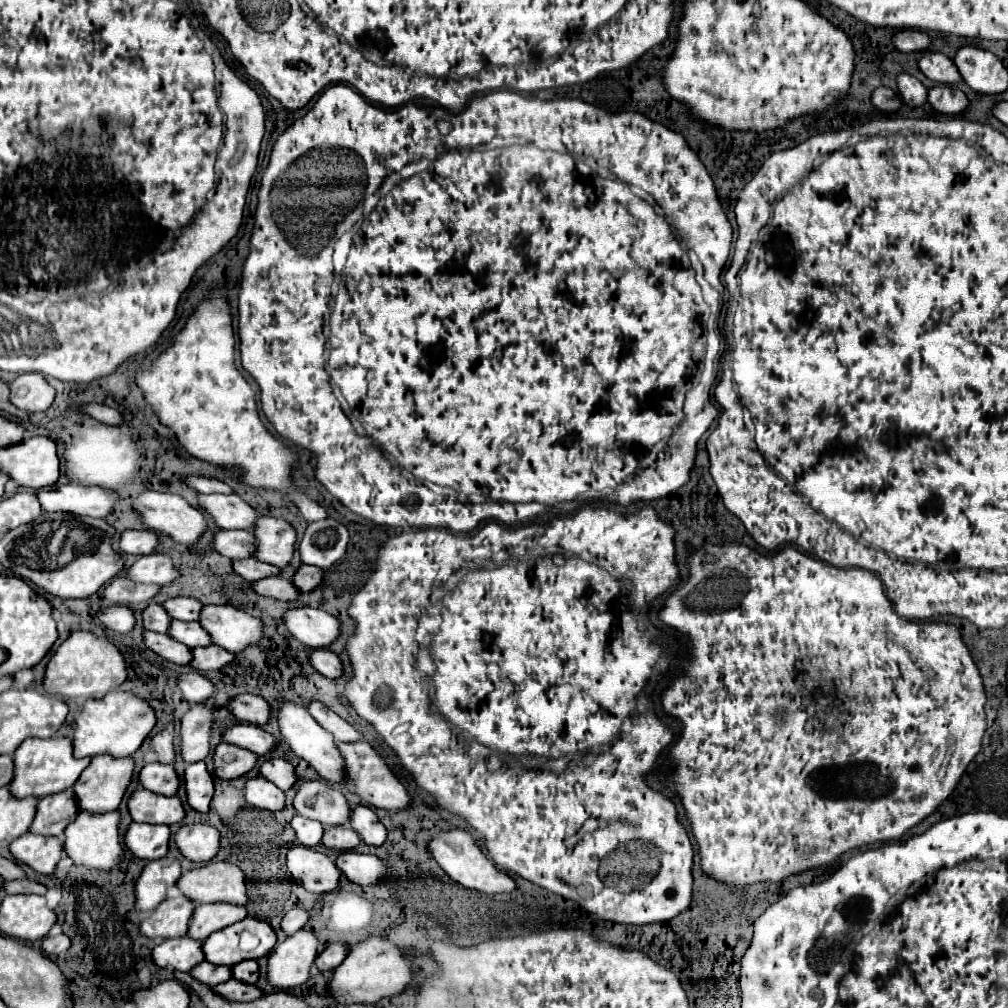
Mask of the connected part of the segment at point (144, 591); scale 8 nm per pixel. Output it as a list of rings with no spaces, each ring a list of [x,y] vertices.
[[[118,576],[104,586],[100,596],[112,604],[130,606],[130,604],[140,604],[140,602],[152,600],[156,596],[158,588],[160,586],[156,586],[156,584],[138,584],[124,576]]]

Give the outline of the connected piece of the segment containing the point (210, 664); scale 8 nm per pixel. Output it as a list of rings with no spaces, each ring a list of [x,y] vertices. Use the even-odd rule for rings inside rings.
[[[204,646],[204,648],[192,648],[192,662],[190,666],[198,672],[210,672],[210,670],[220,670],[222,666],[230,664],[234,660],[234,654],[226,652],[224,648]]]

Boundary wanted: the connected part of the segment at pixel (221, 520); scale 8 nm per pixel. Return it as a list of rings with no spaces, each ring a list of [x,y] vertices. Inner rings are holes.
[[[198,494],[198,508],[222,530],[250,530],[258,518],[256,510],[236,494]]]

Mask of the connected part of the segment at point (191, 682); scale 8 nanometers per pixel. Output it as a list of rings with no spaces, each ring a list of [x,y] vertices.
[[[198,672],[180,674],[176,684],[178,684],[184,700],[188,700],[188,702],[204,702],[214,692],[212,682],[208,678],[204,678],[202,674],[198,674]]]

